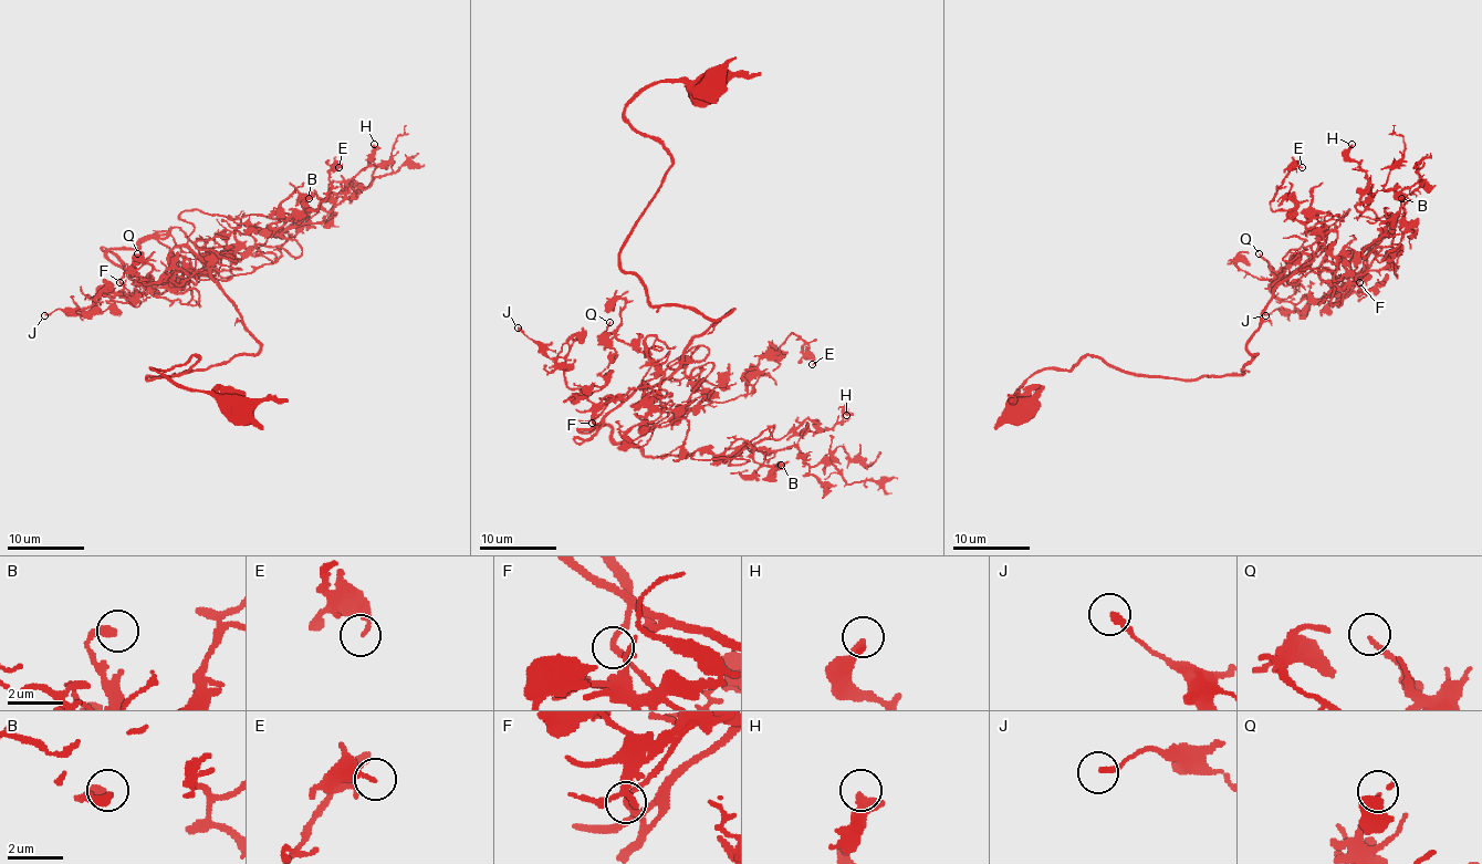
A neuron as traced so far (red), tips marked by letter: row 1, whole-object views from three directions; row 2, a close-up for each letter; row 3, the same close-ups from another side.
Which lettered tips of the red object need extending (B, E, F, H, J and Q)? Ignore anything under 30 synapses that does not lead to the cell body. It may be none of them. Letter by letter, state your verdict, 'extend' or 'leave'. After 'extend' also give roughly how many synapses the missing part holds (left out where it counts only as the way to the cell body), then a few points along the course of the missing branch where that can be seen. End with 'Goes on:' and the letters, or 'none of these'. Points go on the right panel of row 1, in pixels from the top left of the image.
B: leave
E: leave
F: leave
H: leave
J: leave
Q: leave
Goes on: none of these

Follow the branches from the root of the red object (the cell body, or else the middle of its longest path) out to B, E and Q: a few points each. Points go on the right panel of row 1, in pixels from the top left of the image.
B: (1016, 407), (1088, 355), (1240, 375), (1279, 284), (1348, 289), (1392, 227), (1392, 258), (1401, 198)
E: (1016, 407), (1032, 375), (1088, 355), (1240, 375), (1273, 290), (1349, 209), (1274, 211), (1302, 167)
Q: (1016, 407), (1032, 375), (1088, 355), (1144, 375), (1240, 375), (1273, 290), (1307, 267), (1279, 284), (1259, 253)

